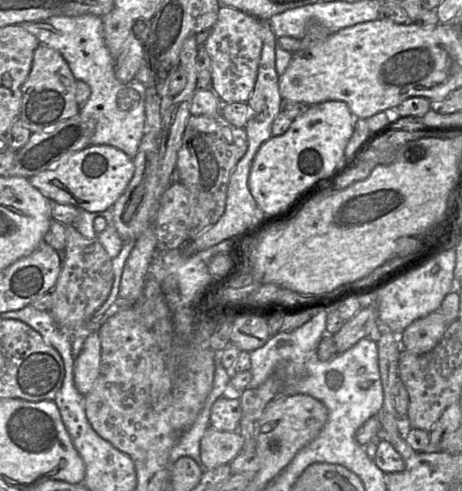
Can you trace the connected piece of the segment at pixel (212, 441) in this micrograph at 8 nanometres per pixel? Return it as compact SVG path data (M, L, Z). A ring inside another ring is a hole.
M209 427L200 442L200 456L207 470L229 465L243 450L244 438L239 433L217 431Z

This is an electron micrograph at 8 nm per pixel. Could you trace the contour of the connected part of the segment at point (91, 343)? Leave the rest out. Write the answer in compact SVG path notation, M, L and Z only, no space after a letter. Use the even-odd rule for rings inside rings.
M98 332L85 340L81 352L74 361L74 382L77 390L86 395L93 387L100 370L101 341Z

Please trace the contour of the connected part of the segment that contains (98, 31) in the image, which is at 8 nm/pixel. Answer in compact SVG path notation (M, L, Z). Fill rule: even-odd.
M92 14L73 17L54 16L20 25L40 43L57 50L67 61L75 79L89 85L90 97L81 106L78 115L84 120L95 121L91 144L113 146L133 159L144 135L146 88L135 78L127 83L122 83L116 78L115 59L105 43L101 17Z

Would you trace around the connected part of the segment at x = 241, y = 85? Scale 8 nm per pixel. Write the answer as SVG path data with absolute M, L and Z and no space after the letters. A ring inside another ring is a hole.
M221 6L204 47L211 62L212 89L223 104L247 103L255 86L263 46L261 20L243 11Z

